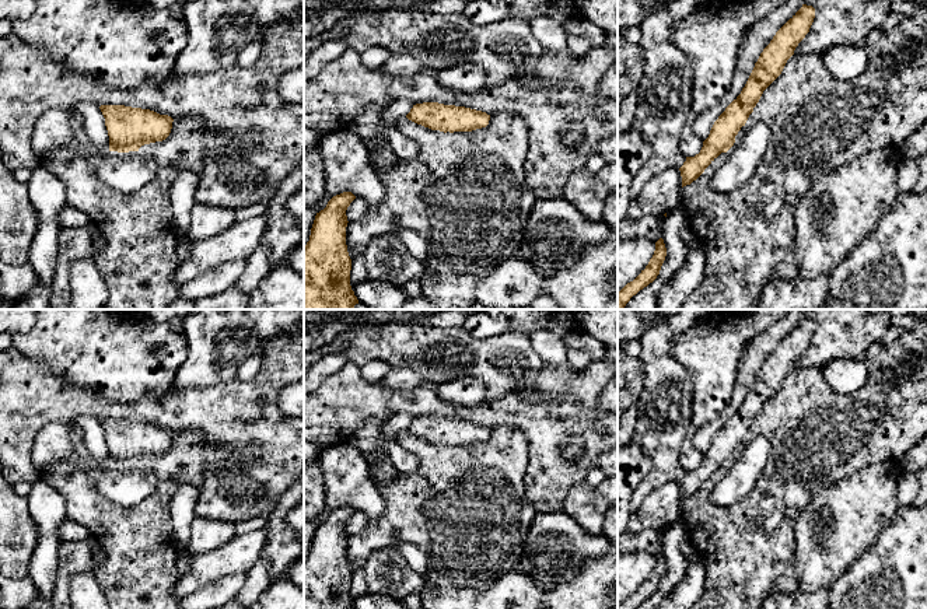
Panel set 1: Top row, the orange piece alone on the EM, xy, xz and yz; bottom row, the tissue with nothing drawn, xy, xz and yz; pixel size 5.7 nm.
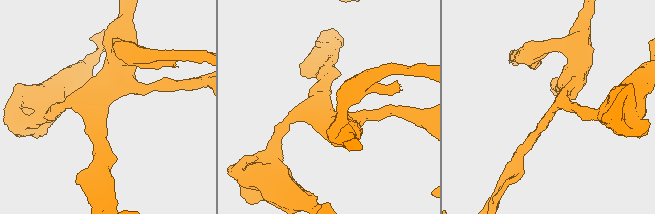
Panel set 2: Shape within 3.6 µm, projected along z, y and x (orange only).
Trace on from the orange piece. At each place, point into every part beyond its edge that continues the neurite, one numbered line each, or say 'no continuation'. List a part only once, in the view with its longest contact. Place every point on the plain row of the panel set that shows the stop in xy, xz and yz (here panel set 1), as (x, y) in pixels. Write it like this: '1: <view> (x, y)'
no continuation

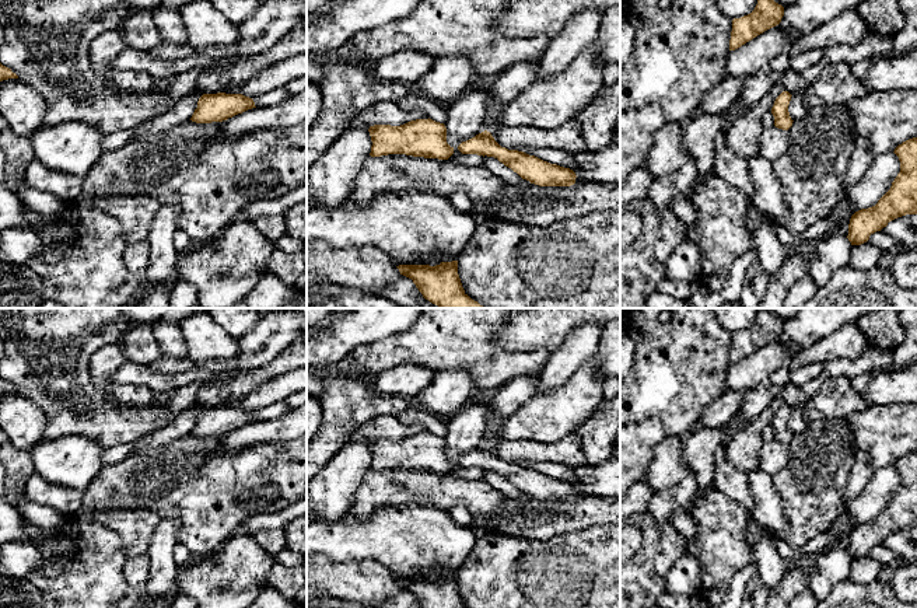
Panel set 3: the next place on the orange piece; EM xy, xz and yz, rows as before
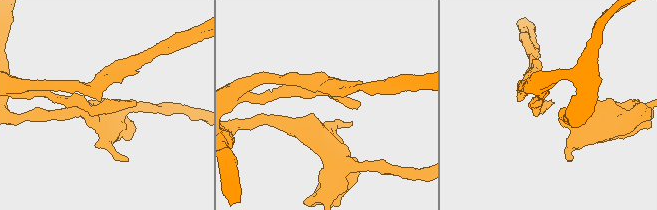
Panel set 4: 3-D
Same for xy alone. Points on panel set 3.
no continuation

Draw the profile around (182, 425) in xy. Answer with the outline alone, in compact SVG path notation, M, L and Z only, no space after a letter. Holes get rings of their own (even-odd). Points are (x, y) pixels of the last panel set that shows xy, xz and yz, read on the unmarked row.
M195 403L189 409L181 412L168 426L130 443L133 452L148 445L165 445L175 438L190 434L195 423L197 422L197 415L203 408L204 406Z

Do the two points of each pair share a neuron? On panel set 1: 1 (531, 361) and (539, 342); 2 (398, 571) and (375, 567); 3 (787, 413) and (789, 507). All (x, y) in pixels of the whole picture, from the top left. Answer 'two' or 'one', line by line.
1: two
2: one
3: one

